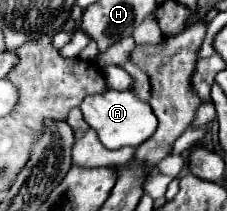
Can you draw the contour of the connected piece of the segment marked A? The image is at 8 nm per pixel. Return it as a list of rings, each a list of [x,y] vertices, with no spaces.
[[[106,91],[104,95],[86,95],[86,99],[80,103],[80,111],[84,115],[84,121],[98,133],[100,141],[108,149],[120,149],[120,147],[138,147],[144,143],[158,127],[158,119],[152,111],[152,107],[140,99],[136,99],[130,91]]]

